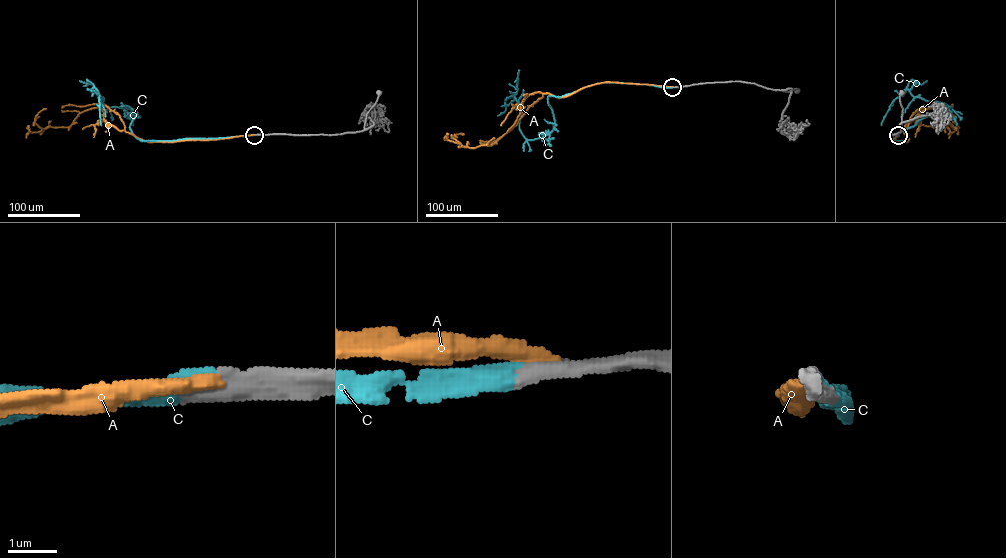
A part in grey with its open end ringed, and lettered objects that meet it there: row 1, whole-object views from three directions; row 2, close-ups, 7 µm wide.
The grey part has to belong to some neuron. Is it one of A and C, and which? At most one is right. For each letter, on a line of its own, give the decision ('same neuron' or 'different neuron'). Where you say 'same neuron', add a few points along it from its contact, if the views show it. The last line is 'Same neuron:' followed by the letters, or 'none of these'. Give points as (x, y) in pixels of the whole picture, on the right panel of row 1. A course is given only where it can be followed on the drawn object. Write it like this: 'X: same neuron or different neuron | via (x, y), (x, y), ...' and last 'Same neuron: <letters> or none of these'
A: different neuron
C: same neuron | via (898, 134), (893, 138), (907, 141), (908, 128), (951, 107), (915, 97), (906, 89), (891, 104), (881, 125)
Same neuron: C

